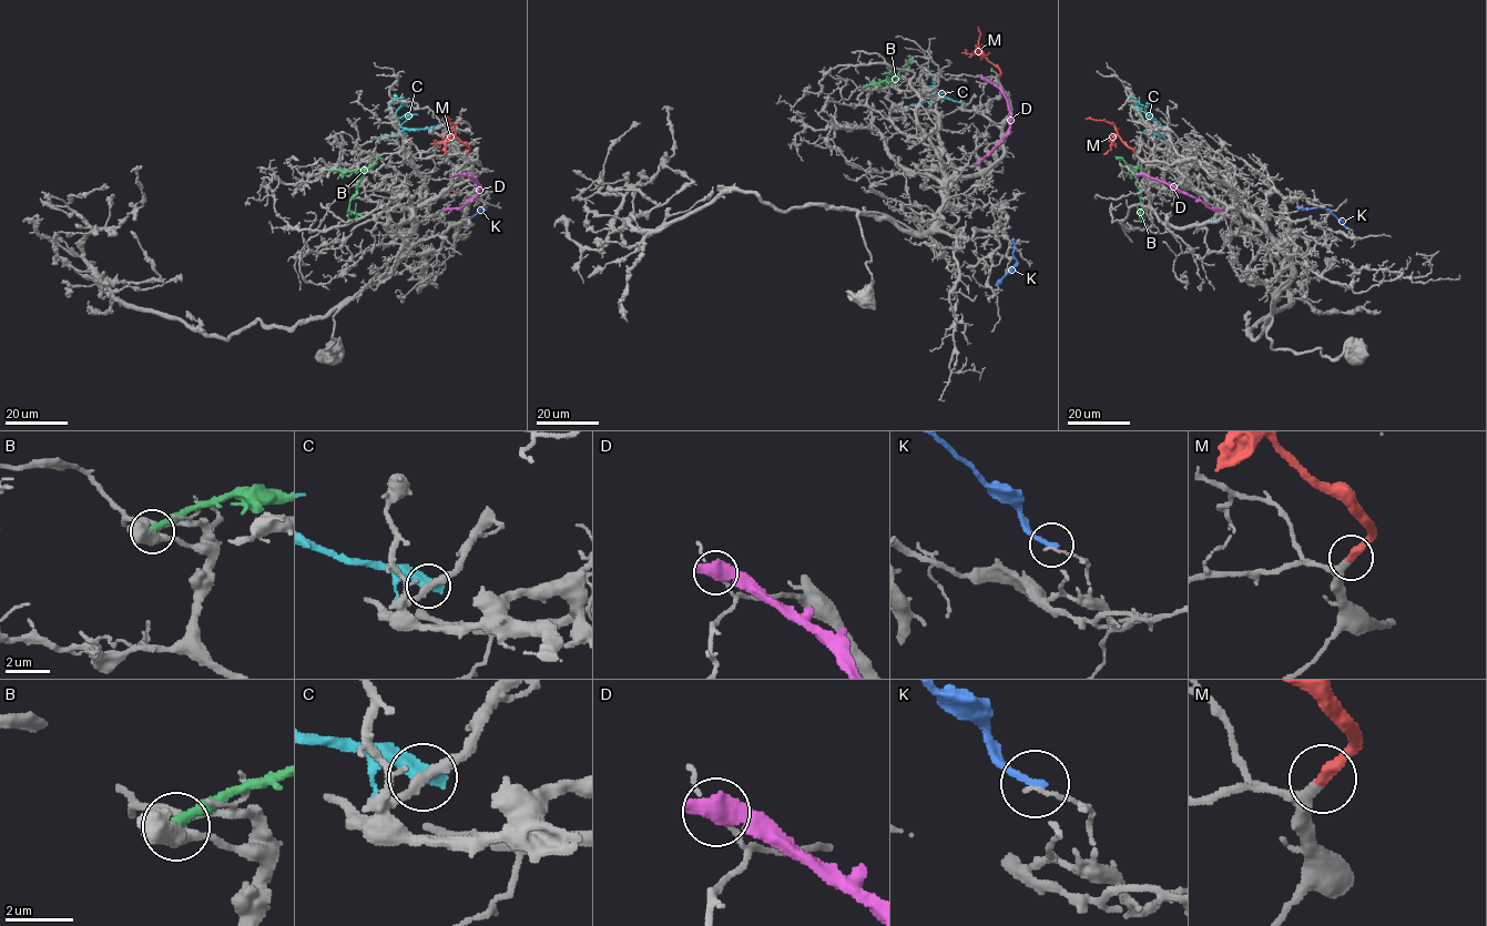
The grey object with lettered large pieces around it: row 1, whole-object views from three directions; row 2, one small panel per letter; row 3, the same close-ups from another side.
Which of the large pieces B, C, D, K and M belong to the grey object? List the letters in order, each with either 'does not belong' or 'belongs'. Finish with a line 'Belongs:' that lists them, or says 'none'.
B: does not belong
C: does not belong
D: does not belong
K: does not belong
M: belongs
Belongs: M

